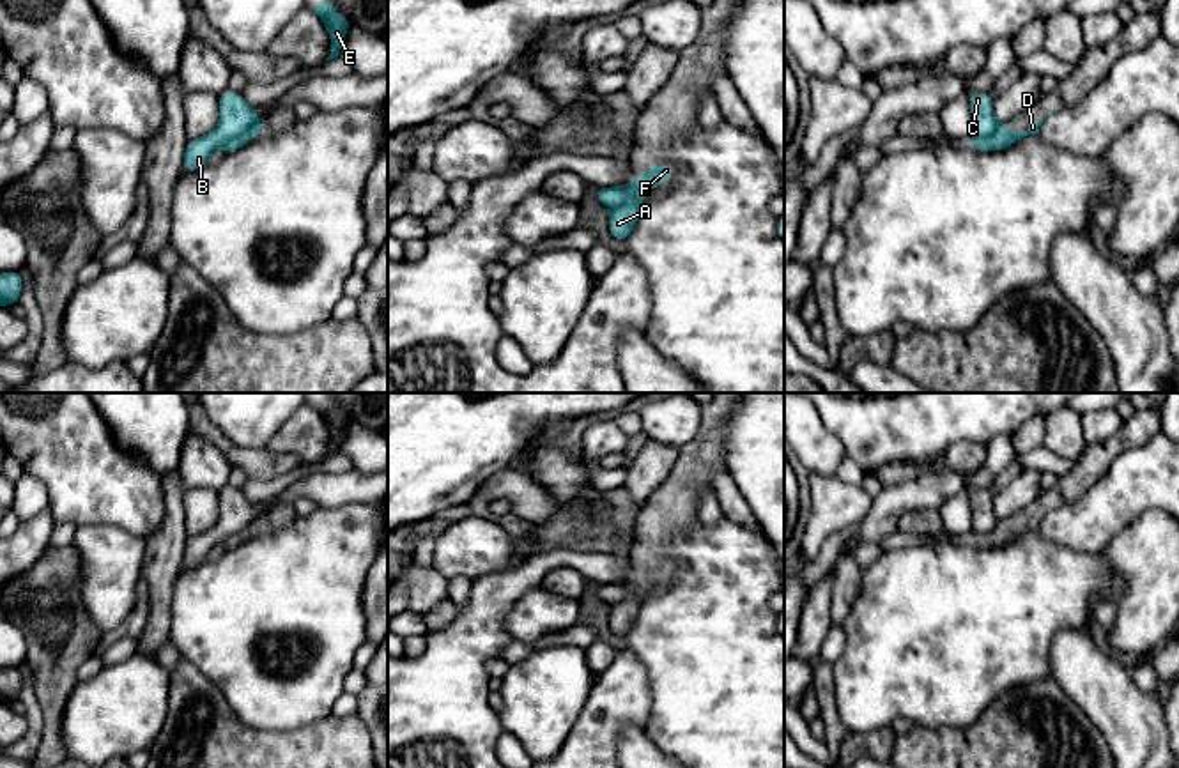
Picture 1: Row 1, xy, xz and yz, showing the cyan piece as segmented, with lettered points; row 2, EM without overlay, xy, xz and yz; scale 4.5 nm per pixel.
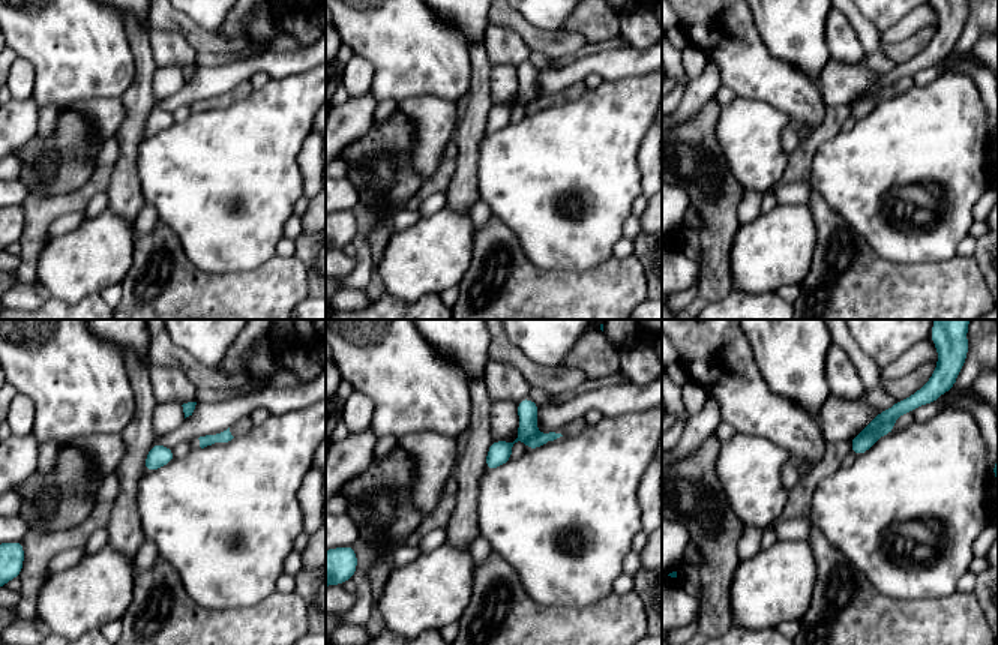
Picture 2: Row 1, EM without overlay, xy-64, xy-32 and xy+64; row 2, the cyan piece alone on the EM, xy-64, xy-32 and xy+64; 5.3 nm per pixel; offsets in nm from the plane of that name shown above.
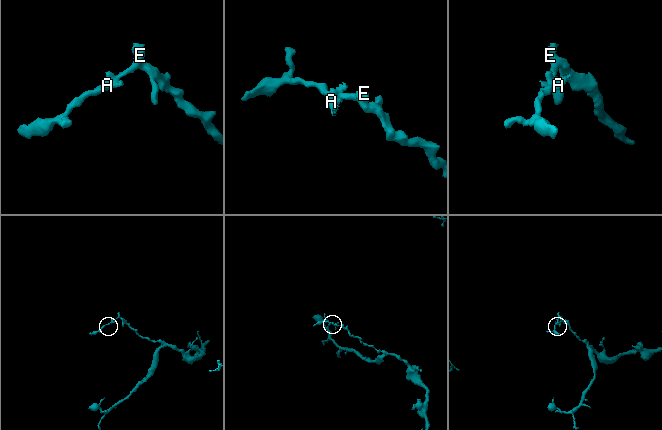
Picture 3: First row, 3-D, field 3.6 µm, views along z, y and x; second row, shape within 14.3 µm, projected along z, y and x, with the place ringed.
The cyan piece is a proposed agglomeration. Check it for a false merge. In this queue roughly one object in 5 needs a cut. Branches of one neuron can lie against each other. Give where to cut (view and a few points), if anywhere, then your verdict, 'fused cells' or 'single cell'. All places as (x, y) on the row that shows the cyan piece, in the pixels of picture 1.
cut xy (259, 124), (223, 145); fused cells

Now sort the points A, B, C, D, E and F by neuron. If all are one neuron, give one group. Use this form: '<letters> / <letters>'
A D F / B C E

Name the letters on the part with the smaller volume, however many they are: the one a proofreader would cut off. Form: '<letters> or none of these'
A, D, F

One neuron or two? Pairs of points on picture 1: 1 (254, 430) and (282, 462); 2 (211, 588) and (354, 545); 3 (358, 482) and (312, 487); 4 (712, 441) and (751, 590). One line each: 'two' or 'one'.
1: two
2: one
3: one
4: two

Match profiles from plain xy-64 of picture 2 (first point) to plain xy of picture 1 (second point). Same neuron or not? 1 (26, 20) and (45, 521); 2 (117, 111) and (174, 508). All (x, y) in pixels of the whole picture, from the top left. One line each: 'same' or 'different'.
1: different
2: different

